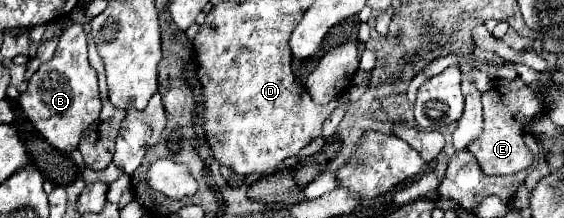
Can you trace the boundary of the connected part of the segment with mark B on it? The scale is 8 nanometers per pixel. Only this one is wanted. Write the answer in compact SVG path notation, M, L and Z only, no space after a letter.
M80 23L64 29L58 39L54 57L42 63L38 71L30 77L28 89L18 97L18 103L26 117L32 121L32 125L54 149L68 153L78 147L82 133L98 119L102 107L98 97L96 71L88 63L86 31Z

